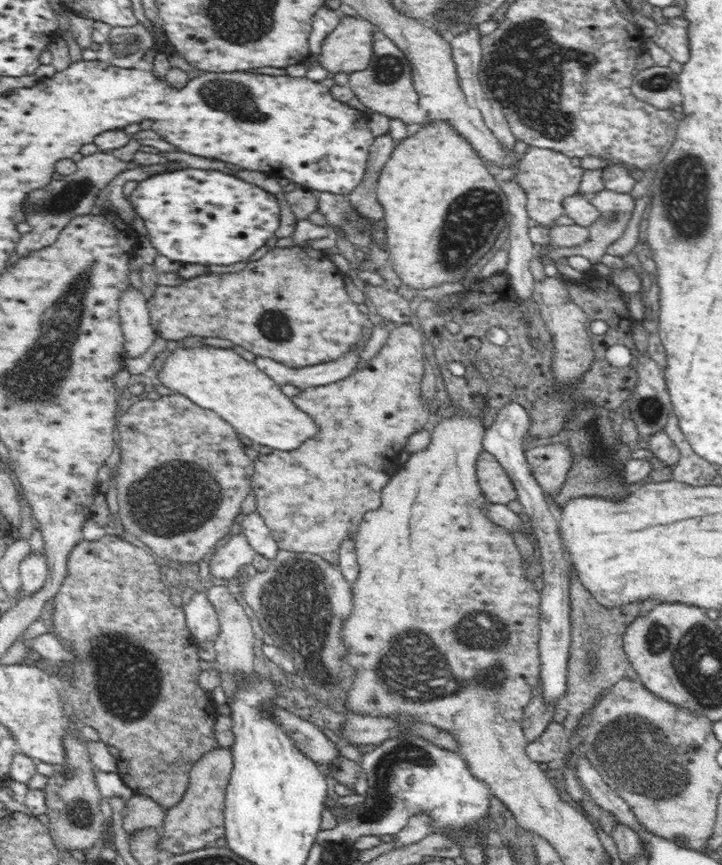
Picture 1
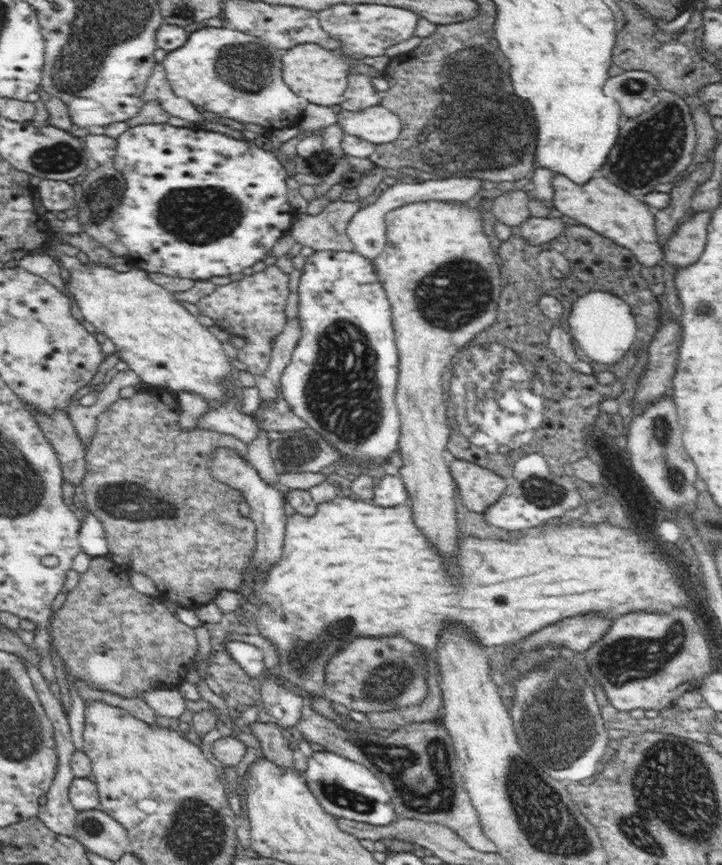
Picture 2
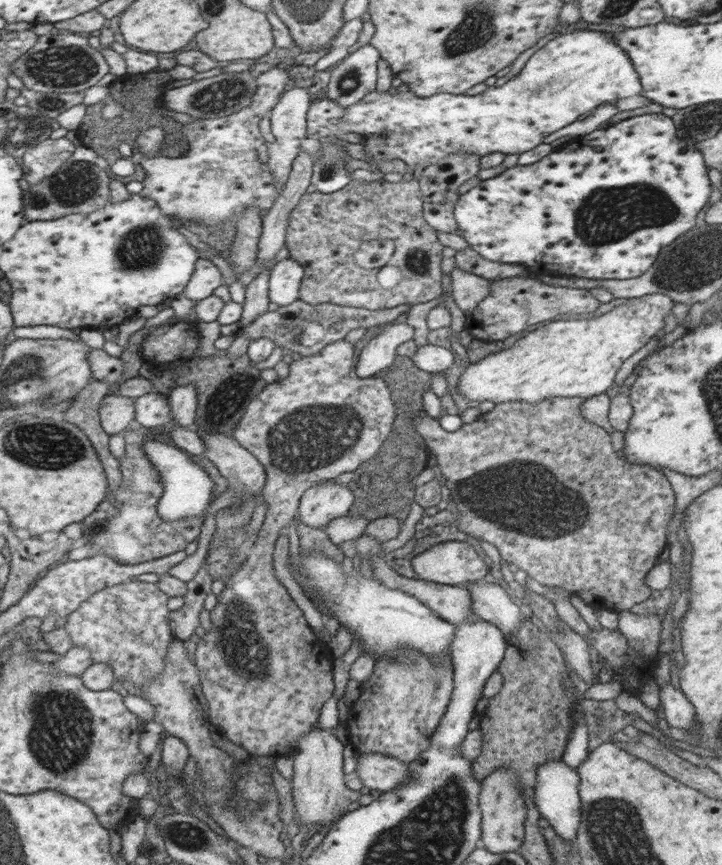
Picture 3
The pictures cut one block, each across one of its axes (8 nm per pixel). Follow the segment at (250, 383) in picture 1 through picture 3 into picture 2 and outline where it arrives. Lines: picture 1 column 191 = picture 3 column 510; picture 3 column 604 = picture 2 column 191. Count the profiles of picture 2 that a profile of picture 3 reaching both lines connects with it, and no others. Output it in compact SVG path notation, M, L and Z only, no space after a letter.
M77 257L64 259L70 273L70 280L65 284L68 294L76 300L82 316L96 331L108 337L116 345L120 359L141 378L143 383L153 387L164 387L177 393L188 392L210 399L217 403L232 395L224 389L226 378L236 374L231 359L226 356L224 346L206 326L198 322L169 290L156 284L146 270L132 266L128 272L118 272L106 268L106 265L83 264Z

